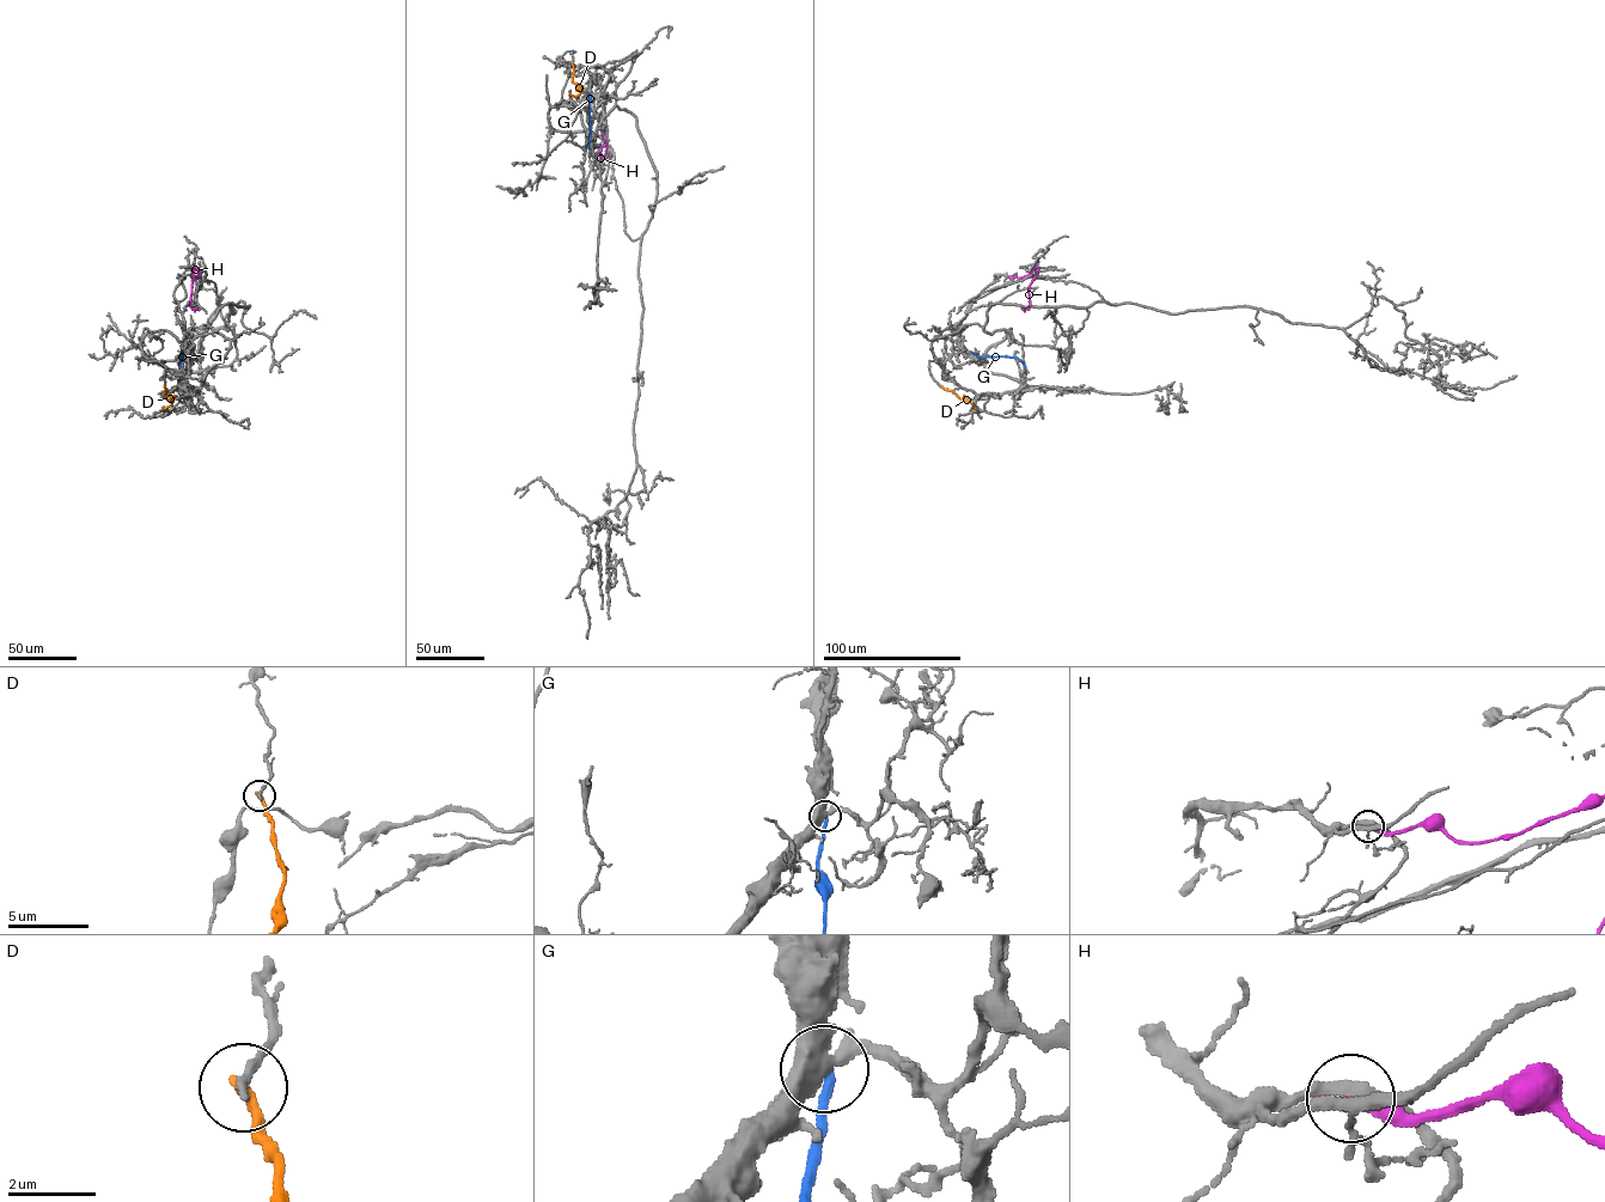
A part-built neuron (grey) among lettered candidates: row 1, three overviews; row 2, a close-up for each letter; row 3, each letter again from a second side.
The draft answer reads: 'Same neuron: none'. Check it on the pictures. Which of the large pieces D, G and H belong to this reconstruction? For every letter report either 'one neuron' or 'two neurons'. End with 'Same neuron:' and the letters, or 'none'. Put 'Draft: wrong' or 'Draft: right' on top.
Draft: right
D: two neurons
G: two neurons
H: two neurons
Same neuron: none

